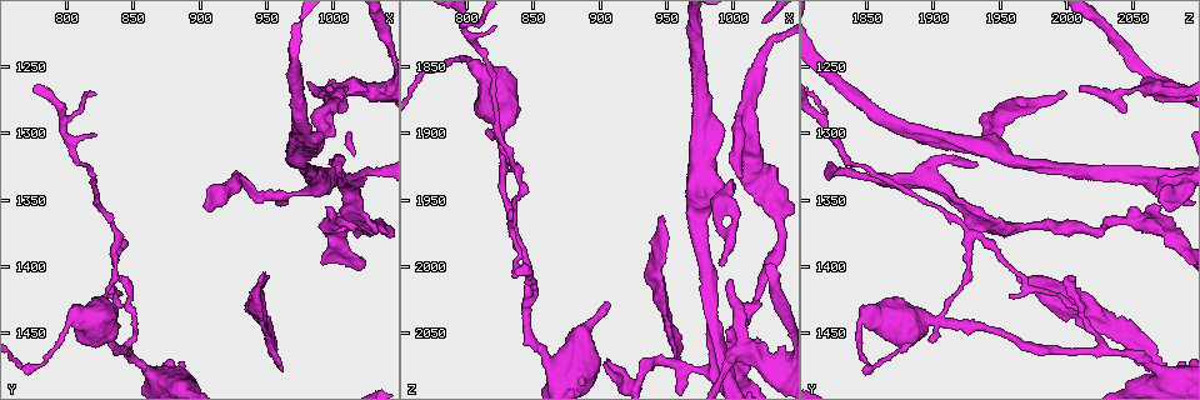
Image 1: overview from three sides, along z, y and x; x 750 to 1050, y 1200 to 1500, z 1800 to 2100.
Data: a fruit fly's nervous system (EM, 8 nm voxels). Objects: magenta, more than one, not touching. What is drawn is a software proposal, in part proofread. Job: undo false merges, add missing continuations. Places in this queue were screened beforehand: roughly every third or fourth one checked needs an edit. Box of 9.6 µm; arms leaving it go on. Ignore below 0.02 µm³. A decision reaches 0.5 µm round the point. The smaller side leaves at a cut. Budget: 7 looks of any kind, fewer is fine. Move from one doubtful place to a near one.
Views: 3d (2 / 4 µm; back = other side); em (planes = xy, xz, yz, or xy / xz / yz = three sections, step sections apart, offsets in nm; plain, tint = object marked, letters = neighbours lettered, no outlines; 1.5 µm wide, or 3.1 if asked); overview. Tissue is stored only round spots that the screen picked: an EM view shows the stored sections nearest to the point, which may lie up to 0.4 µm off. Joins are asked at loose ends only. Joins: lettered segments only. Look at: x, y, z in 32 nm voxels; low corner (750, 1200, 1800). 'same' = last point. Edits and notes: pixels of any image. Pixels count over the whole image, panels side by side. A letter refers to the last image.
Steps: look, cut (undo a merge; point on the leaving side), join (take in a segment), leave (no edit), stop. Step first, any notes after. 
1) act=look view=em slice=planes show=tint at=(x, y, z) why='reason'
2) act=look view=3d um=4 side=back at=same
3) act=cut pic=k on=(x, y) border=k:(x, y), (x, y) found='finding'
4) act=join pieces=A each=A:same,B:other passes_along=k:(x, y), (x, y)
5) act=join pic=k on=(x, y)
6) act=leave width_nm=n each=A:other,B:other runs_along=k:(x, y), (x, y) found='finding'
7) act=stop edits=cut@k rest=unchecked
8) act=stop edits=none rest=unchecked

act=look view=em slice=planes show=plain at=(960, 1476, 2072) why='thin end'

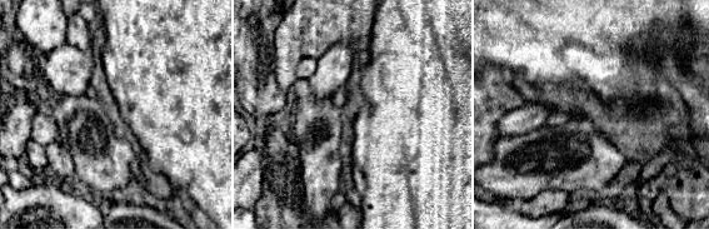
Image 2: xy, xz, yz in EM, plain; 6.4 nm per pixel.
act=look view=em slice=planes show=letters at=same why='what lies round it'

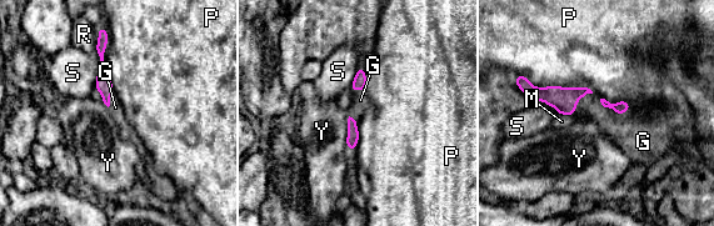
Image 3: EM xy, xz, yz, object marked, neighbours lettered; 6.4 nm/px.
act=join pieces=G each=G:same,M:other,P:other,R:other,S:other,Y:other passes_along=3:(623, 106), (612, 109), (637, 137) found='it goes on there'

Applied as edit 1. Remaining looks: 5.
act=look view=overview why='see it whole again'

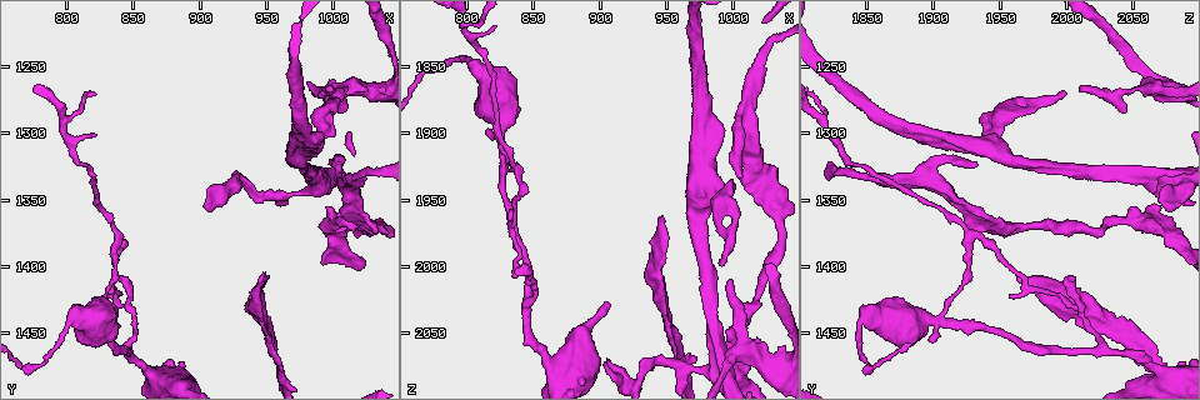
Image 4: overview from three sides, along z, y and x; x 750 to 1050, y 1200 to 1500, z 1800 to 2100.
act=look view=em slice=planes show=plain at=(1018, 1372, 2024) why='narrows sharply'

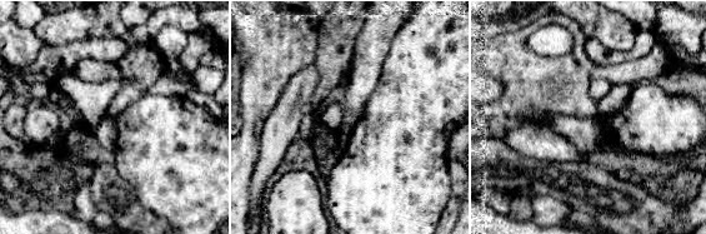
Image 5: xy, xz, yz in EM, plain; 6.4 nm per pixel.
act=look view=em slice=planes show=tint at=same

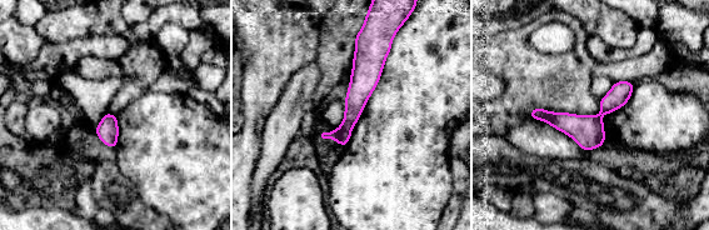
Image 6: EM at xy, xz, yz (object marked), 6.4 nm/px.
act=look view=em slice=planes show=letters at=same why='what lies round it'

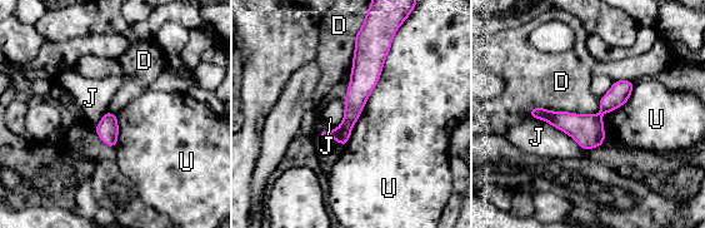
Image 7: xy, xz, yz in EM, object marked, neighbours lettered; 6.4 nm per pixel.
act=cut pic=7 on=(341, 137) each=D:other,J:other,U:other border=7:(338, 128), (350, 130) found='two cells meet here'

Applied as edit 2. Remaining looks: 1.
act=look view=em slice=planes show=letters at=(826, 1442, 1906) why='two arms in line, one across'

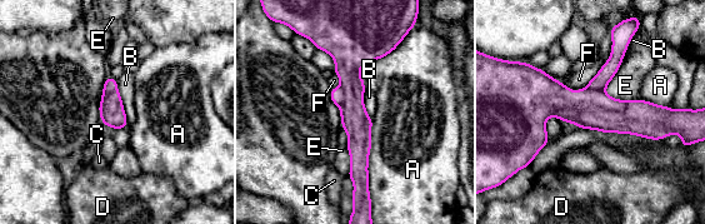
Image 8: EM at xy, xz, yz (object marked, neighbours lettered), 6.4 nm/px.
act=cut pic=8 on=(338, 94) each=A:other,B:other,C:other,D:other,E:other,F:other border=8:(343, 85), (344, 100), (340, 106) found='a second cell is stuck on'

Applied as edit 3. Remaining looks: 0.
act=stop edits=join@3,cut@7,cut@8 rest=unchecked

